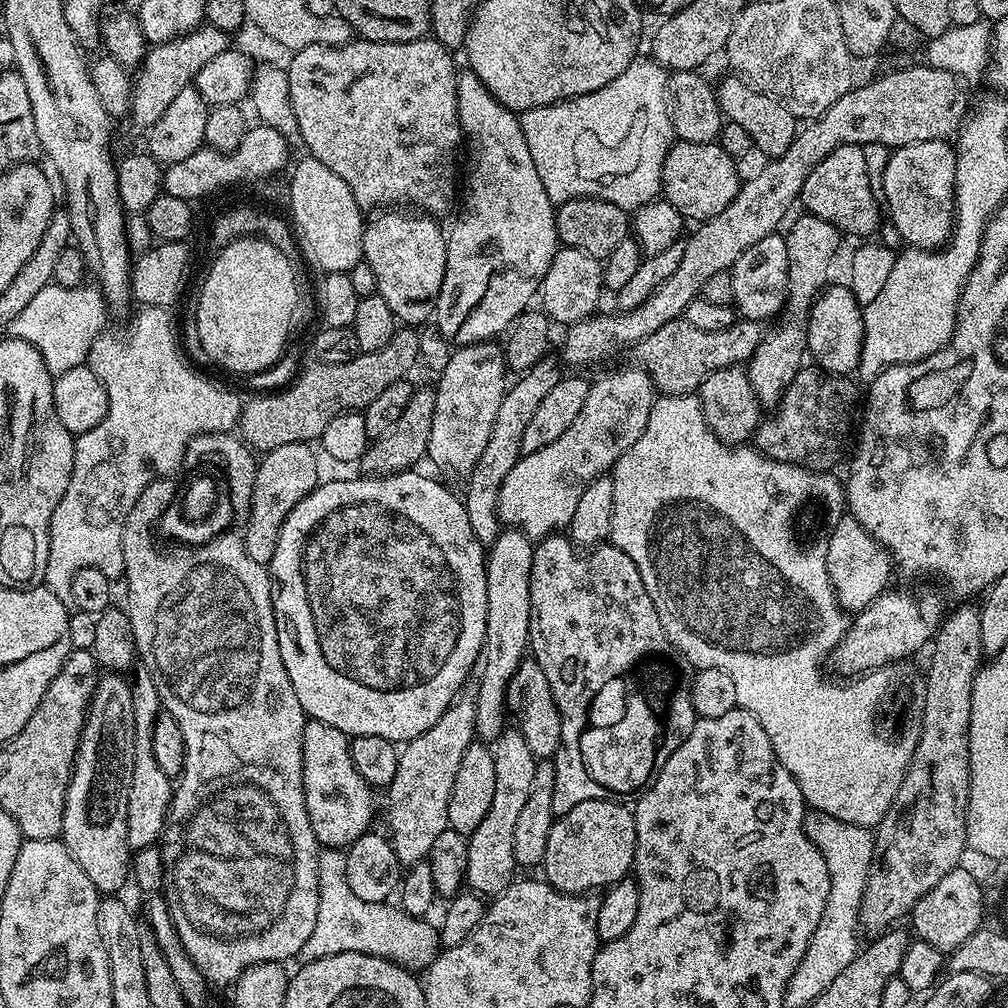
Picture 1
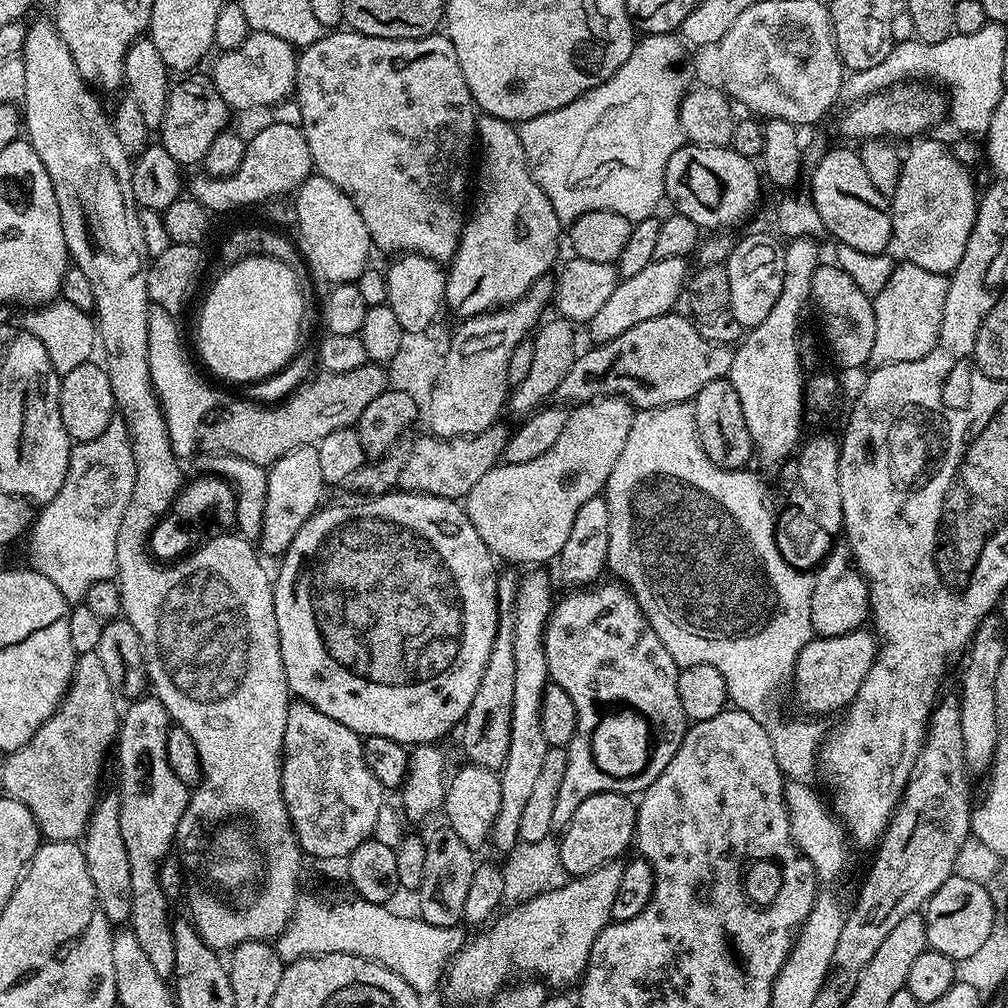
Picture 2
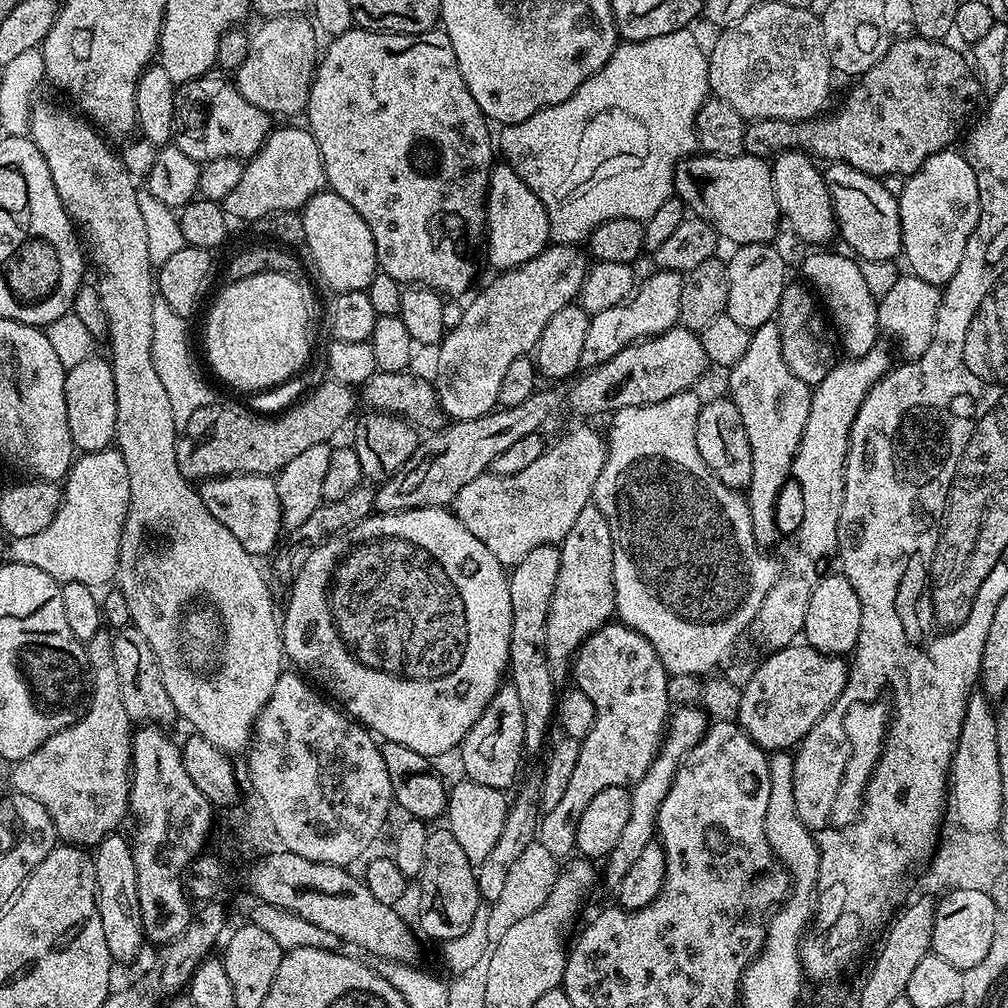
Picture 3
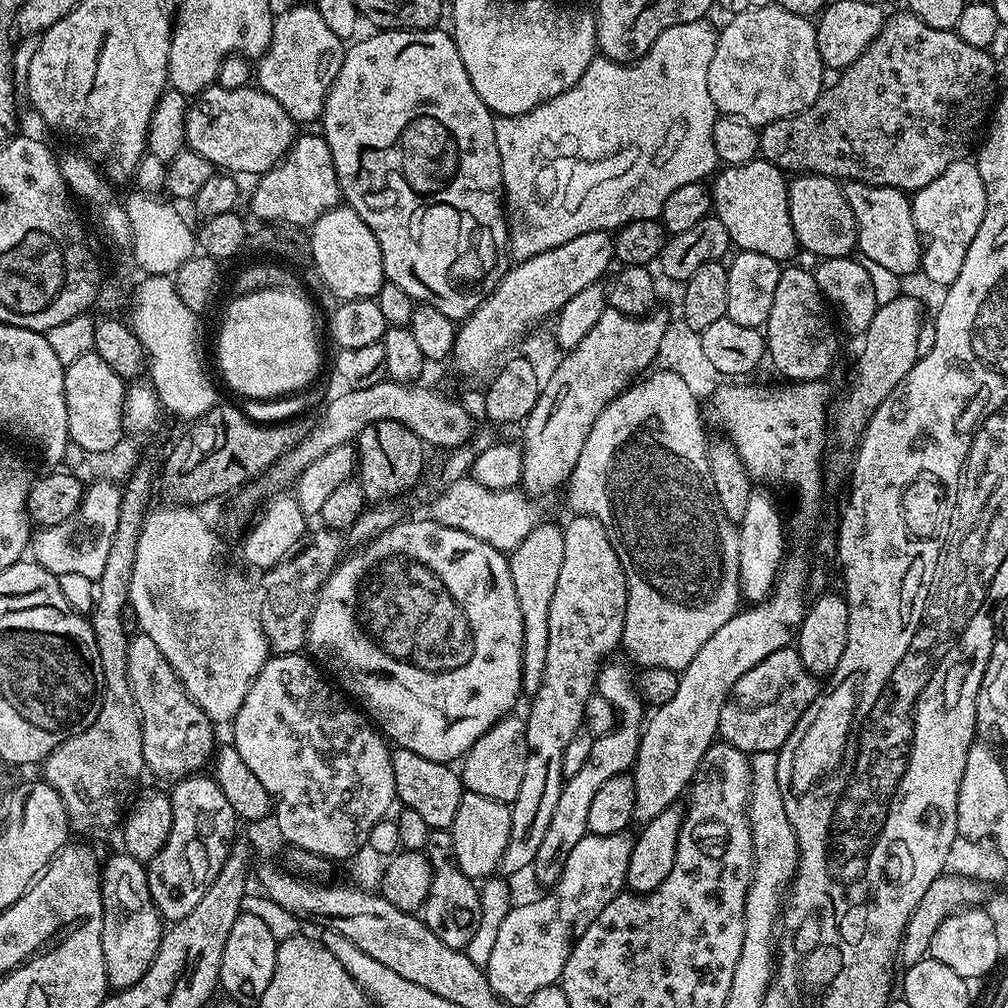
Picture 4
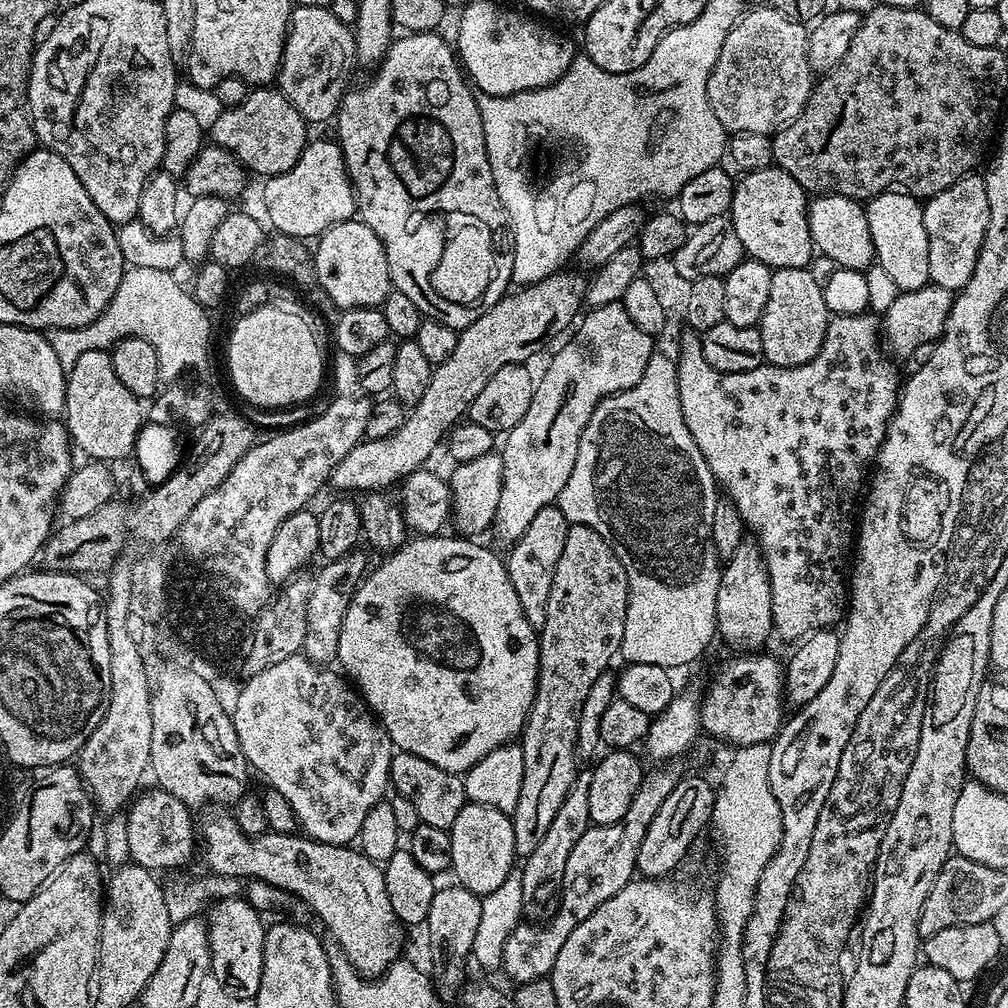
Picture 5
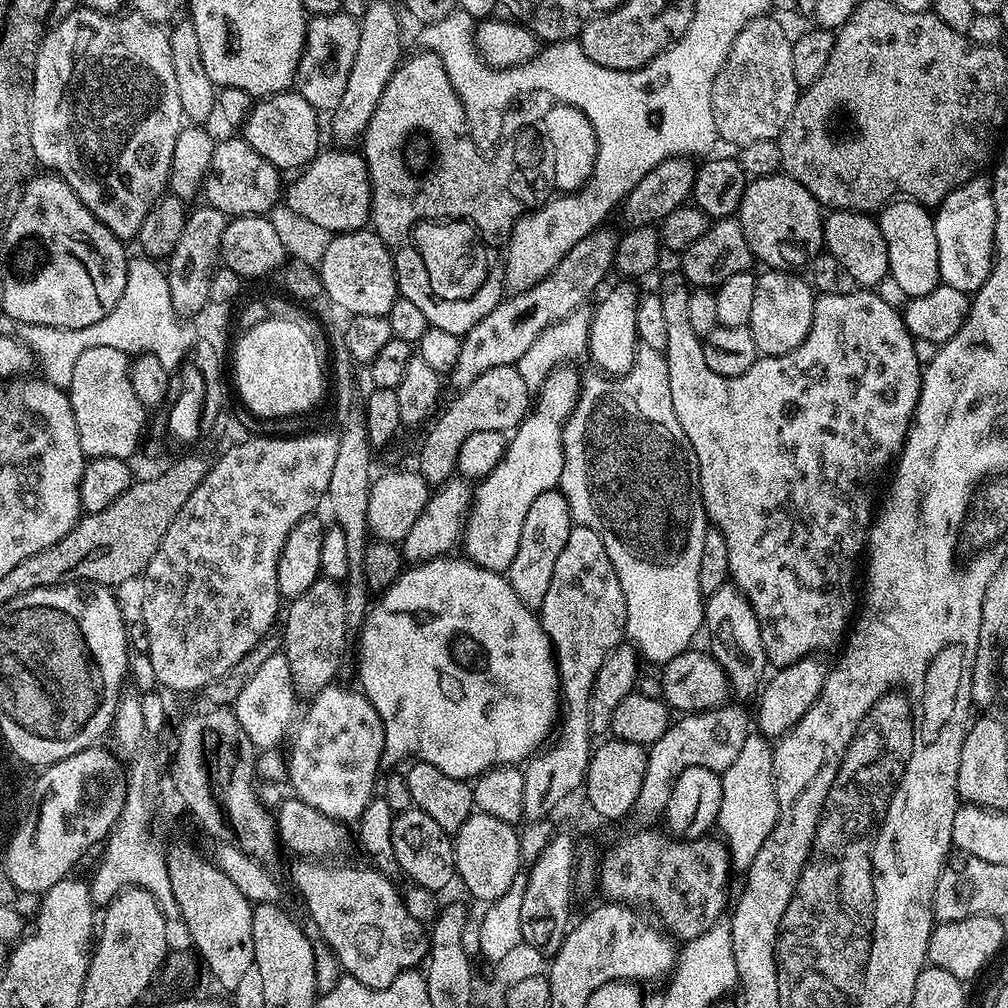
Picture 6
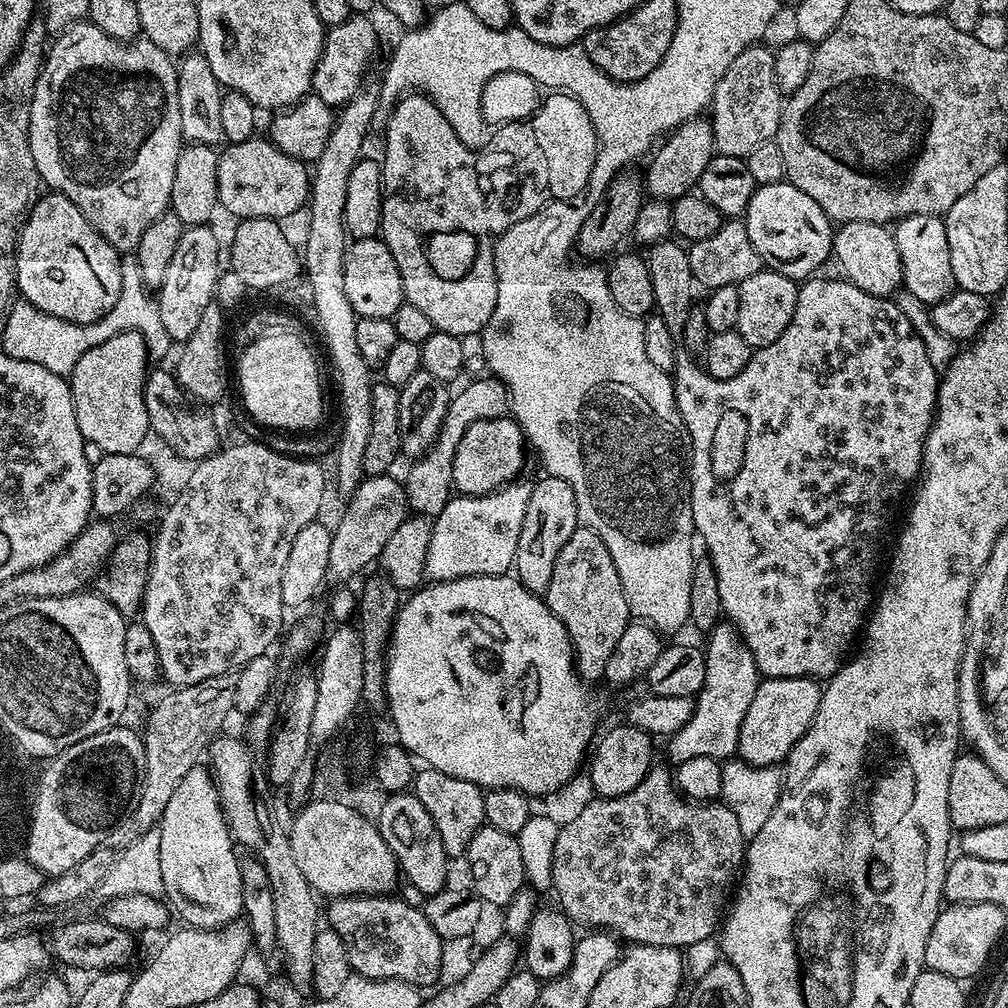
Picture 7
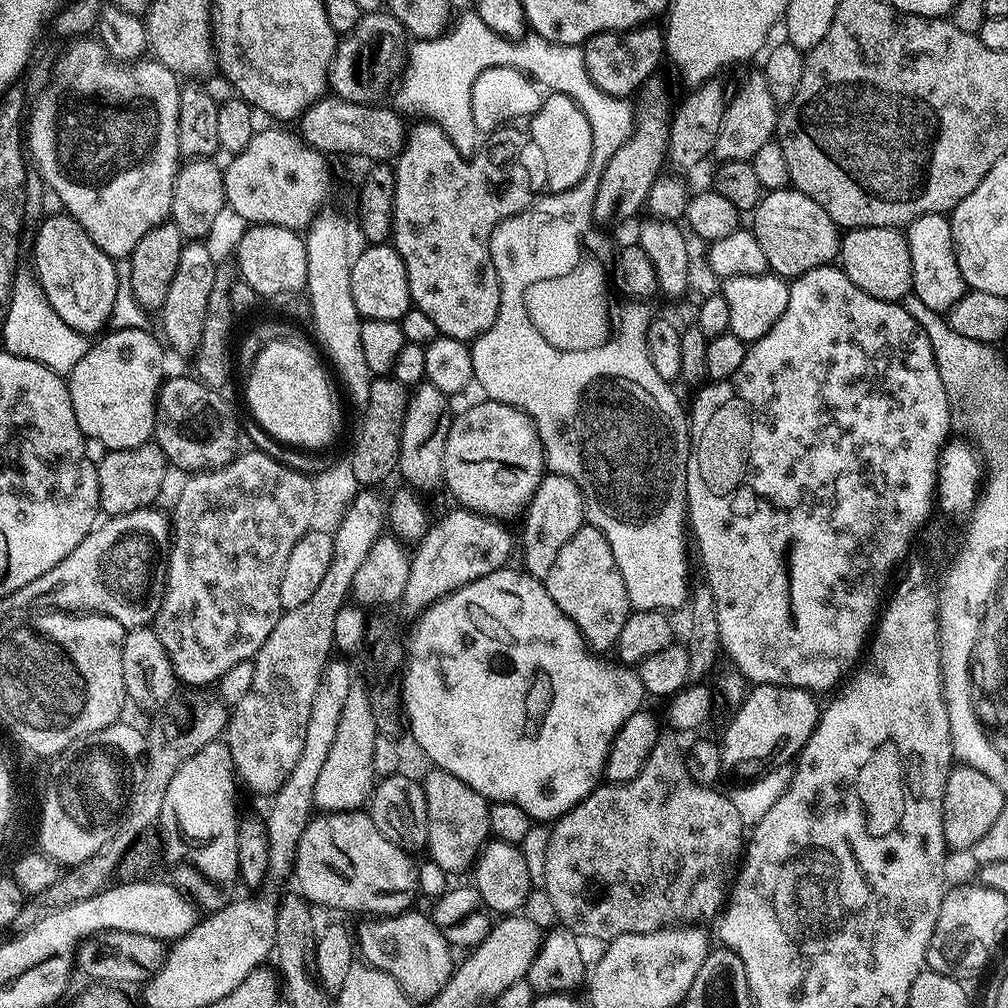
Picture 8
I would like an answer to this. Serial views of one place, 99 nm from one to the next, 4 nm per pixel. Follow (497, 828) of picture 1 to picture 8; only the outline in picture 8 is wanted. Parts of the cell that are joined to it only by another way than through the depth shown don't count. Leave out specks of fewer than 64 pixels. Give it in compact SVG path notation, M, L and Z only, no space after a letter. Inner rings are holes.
M545 475L543 482L538 486L538 490L533 494L532 500L523 513L523 520L524 533L518 536L518 552L519 555L520 552L524 555L522 568L523 571L529 572L531 576L542 578L546 574L550 574L550 566L554 566L554 558L558 558L558 550L562 550L562 546L566 546L566 542L570 542L570 538L574 538L574 534L578 534L578 530L585 527L584 499L579 487L574 481L565 476Z

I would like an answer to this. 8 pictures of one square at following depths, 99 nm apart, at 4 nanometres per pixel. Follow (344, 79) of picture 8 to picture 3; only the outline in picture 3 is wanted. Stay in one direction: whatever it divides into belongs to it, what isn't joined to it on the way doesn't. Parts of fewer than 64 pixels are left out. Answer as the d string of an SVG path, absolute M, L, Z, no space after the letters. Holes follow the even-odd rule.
M300 14L274 16L263 21L264 25L251 33L246 62L234 73L234 83L246 102L254 102L273 117L296 116L305 111L310 98L312 79L316 76L318 48L317 29L311 19Z

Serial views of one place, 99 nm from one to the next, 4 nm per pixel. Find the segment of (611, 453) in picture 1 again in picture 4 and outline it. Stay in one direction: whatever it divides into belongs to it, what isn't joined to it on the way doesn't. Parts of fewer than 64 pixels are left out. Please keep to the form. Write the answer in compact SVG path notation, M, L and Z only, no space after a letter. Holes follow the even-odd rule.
M471 478L453 480L447 486L449 488L432 504L431 519L437 520L442 526L462 530L494 546L499 552L511 553L518 542L522 542L522 538L526 538L526 534L541 523L542 516L536 509L537 501L516 488L492 491Z

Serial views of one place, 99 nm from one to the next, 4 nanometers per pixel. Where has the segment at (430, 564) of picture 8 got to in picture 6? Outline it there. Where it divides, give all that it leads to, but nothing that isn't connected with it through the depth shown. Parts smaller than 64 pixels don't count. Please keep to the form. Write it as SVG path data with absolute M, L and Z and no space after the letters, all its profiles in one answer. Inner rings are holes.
M575 367L554 368L543 377L544 385L541 386L537 396L535 393L534 403L528 415L511 433L507 441L504 459L498 462L498 466L494 466L489 476L483 477L475 485L472 506L468 509L468 519L464 525L462 549L464 548L463 555L480 568L501 574L507 573L510 562L514 562L518 554L518 538L522 538L522 522L526 522L526 513L534 503L534 498L538 498L538 494L543 492L553 491L560 483L564 465L564 443L562 442L564 423L568 421L578 402L582 383L581 373L576 373L572 368Z

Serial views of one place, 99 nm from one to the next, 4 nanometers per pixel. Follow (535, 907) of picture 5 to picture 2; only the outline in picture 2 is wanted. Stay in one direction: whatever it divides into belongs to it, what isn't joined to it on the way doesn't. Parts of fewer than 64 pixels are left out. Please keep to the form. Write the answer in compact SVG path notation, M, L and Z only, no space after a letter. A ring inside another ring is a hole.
M597 582L591 586L572 590L569 596L555 601L548 625L544 631L546 646L546 666L551 683L562 686L574 702L576 729L574 738L567 744L568 761L562 787L554 805L553 829L562 830L574 818L574 810L594 794L603 792L623 792L642 794L662 770L674 758L682 746L682 738L688 732L690 721L682 710L678 692L678 678L681 668L674 662L666 647L662 646L650 622L644 617L643 610L623 583L604 584ZM602 700L626 700L626 706L636 706L642 714L648 714L648 734L644 734L644 716L638 718L616 718L622 716L622 702L602 702Z

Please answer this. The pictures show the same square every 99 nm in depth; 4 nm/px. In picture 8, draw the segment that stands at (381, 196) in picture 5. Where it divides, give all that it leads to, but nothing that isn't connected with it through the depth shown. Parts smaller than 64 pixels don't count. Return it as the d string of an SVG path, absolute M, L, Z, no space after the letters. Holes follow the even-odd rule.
M431 122L416 123L420 124L413 128L411 125L404 148L394 161L396 185L391 243L406 266L413 305L432 319L439 335L471 342L494 326L498 314L500 283L490 254L490 238L500 219L492 216L488 204L480 204L484 176L472 176L472 172L464 168L466 157L458 154L440 127Z

